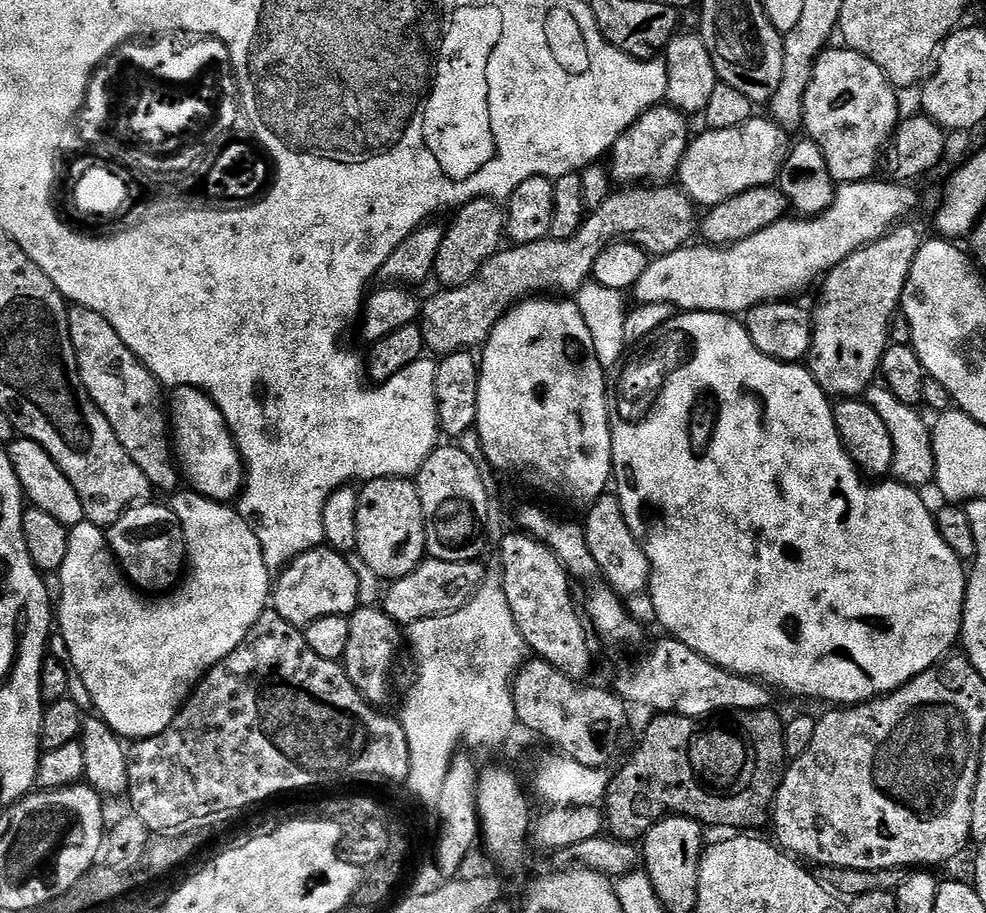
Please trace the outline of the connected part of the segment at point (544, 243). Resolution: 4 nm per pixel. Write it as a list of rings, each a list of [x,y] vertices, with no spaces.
[[[672,186],[621,187],[619,190],[613,191],[612,195],[606,198],[606,202],[602,202],[602,206],[598,206],[598,210],[585,215],[584,225],[569,240],[549,238],[529,244],[505,247],[494,253],[470,282],[457,288],[444,288],[437,296],[432,296],[429,300],[425,299],[418,321],[425,349],[429,353],[437,352],[437,357],[440,358],[455,352],[479,349],[494,330],[494,326],[507,314],[512,305],[535,297],[537,294],[574,294],[581,286],[589,283],[598,254],[602,254],[602,250],[608,244],[615,244],[618,240],[631,240],[652,258],[665,256],[675,252],[678,248],[685,247],[691,241],[688,239],[692,235],[695,237],[698,232],[698,208],[679,187],[668,187]]]

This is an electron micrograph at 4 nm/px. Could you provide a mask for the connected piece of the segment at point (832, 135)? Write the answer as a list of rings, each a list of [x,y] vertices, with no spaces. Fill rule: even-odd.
[[[829,46],[816,59],[816,65],[810,78],[810,86],[806,86],[804,99],[804,122],[802,125],[807,139],[817,144],[822,150],[822,158],[826,158],[826,166],[830,170],[833,181],[837,185],[853,184],[859,180],[871,180],[877,175],[876,163],[880,160],[880,151],[889,147],[893,133],[902,120],[900,104],[896,101],[897,89],[891,82],[862,54],[852,51],[847,46]]]

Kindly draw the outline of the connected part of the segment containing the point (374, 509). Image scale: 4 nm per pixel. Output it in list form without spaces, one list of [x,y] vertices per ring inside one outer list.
[[[393,478],[390,480],[370,480],[359,489],[358,502],[358,542],[356,552],[378,574],[381,581],[391,582],[410,574],[425,559],[428,543],[424,529],[422,502],[418,498],[415,483],[408,478]]]

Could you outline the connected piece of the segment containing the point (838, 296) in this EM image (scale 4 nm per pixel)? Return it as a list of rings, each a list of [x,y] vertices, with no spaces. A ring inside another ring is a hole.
[[[912,222],[897,223],[882,238],[827,269],[819,285],[820,297],[816,309],[810,312],[812,345],[806,367],[829,397],[859,397],[877,379],[880,359],[890,343],[892,318],[900,308],[908,275],[922,243],[919,230],[908,223]]]

